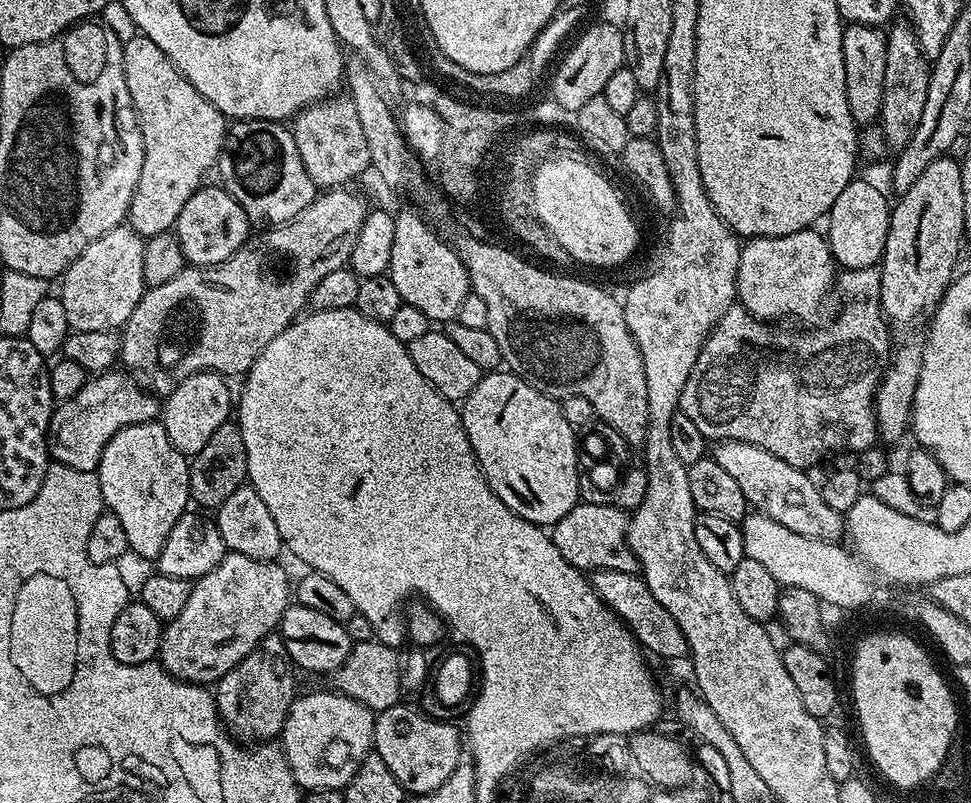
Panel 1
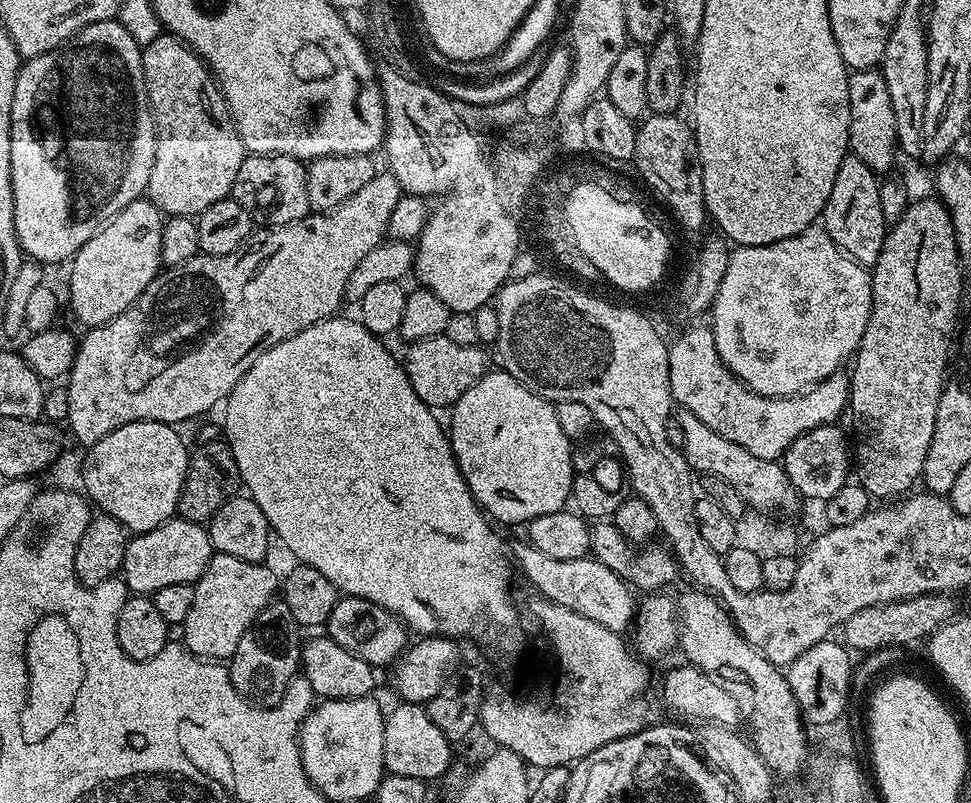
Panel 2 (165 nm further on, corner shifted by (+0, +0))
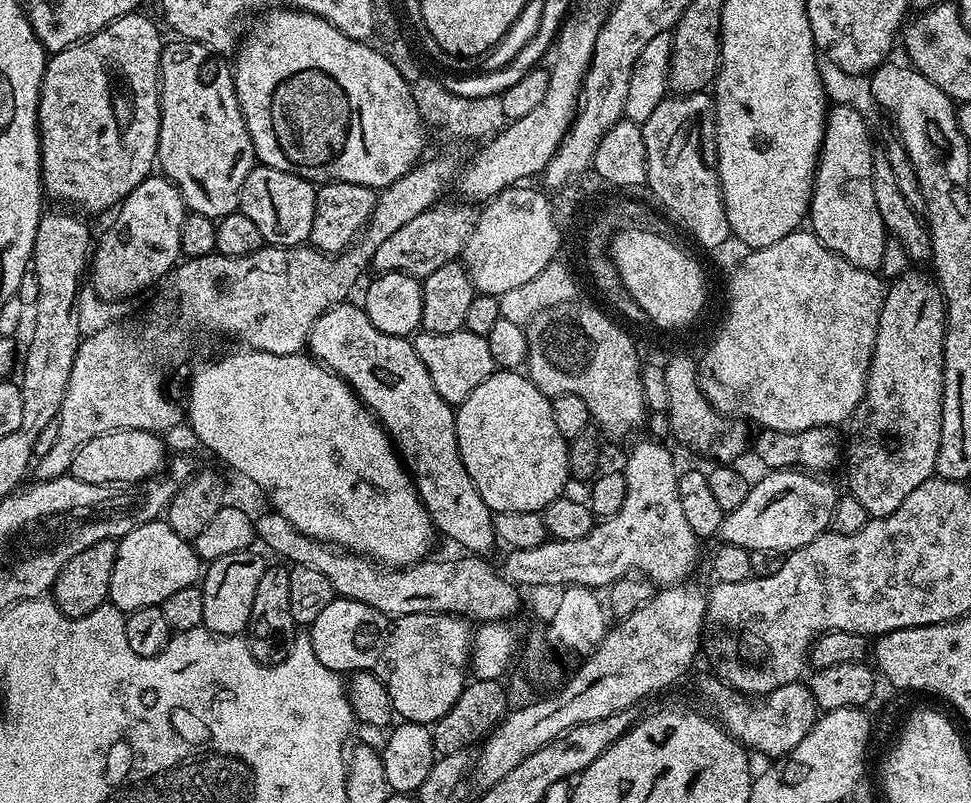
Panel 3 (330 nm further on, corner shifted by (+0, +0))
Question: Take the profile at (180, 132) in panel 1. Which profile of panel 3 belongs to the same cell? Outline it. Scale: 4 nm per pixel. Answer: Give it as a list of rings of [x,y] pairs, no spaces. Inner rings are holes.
[[[172,38],[169,44],[167,41],[160,49],[160,129],[158,130],[158,150],[156,151],[158,168],[163,175],[167,176],[168,181],[174,186],[178,186],[178,190],[184,199],[185,209],[188,212],[197,212],[203,216],[209,216],[214,221],[239,209],[242,182],[246,182],[246,174],[250,174],[250,170],[257,167],[258,164],[256,151],[252,145],[250,134],[246,130],[244,115],[236,97],[234,72],[230,67],[229,61],[227,64],[224,60],[227,59],[223,55],[211,52],[206,46],[202,46],[198,42],[190,42],[189,40],[181,40],[179,38]]]

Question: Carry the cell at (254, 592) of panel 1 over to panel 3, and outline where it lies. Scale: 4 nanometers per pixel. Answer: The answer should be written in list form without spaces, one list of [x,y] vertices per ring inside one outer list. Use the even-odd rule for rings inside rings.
[[[249,550],[238,554],[226,554],[211,561],[202,576],[202,618],[203,627],[216,636],[239,636],[247,629],[250,618],[250,606],[254,606],[254,593],[258,581],[262,579],[262,570],[266,560],[255,556]]]

